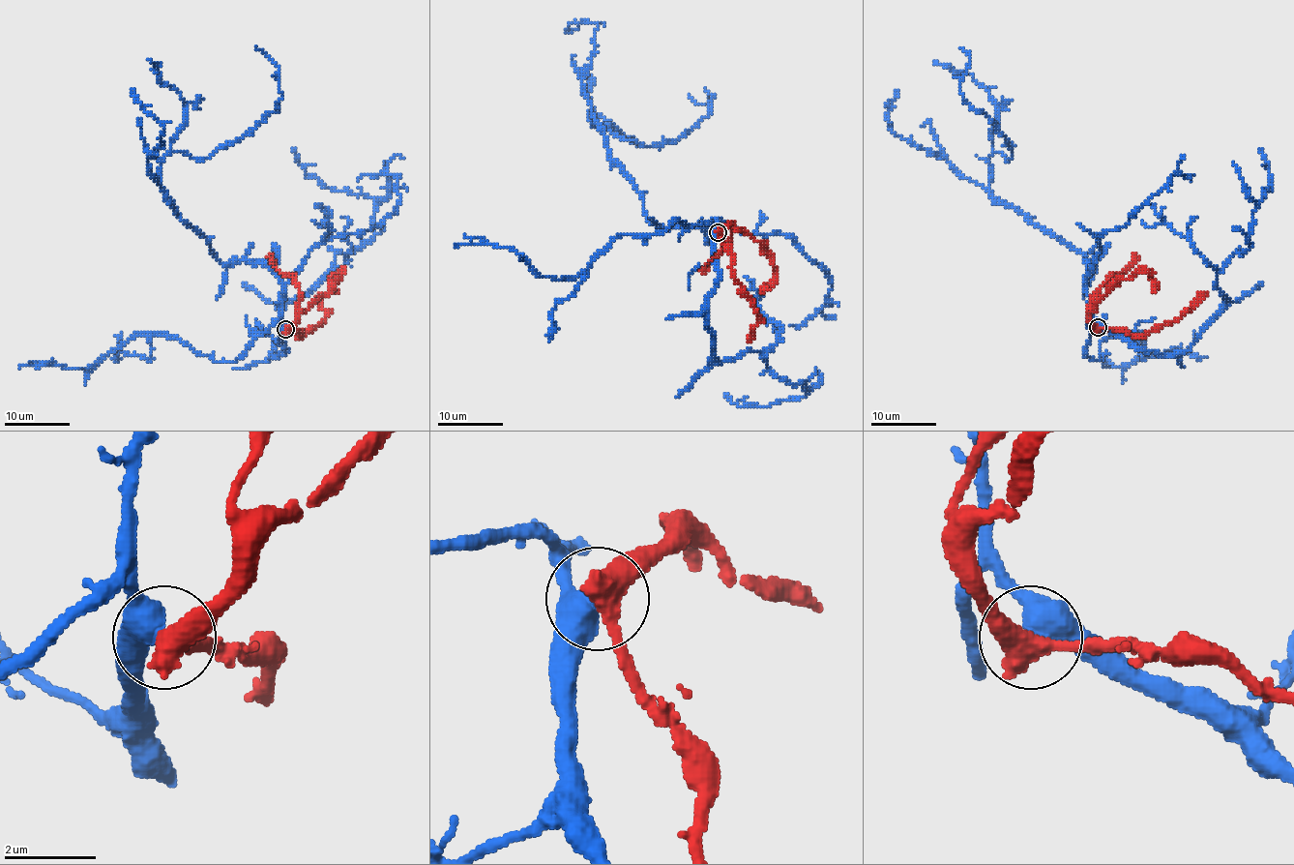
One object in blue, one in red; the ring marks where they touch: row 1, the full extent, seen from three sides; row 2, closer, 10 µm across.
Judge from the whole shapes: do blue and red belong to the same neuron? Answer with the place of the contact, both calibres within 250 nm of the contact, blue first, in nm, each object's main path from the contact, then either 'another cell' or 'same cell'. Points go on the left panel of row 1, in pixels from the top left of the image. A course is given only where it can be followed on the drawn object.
at (285, 329); 460 nm thick on the blue side, 500 nm on the other; blue runs (284, 328), (281, 279), (224, 264), (160, 184), (171, 152), (208, 159), (277, 111), (277, 65), (255, 45); red runs (284, 328), (303, 337), (328, 315), (316, 295); another cell

